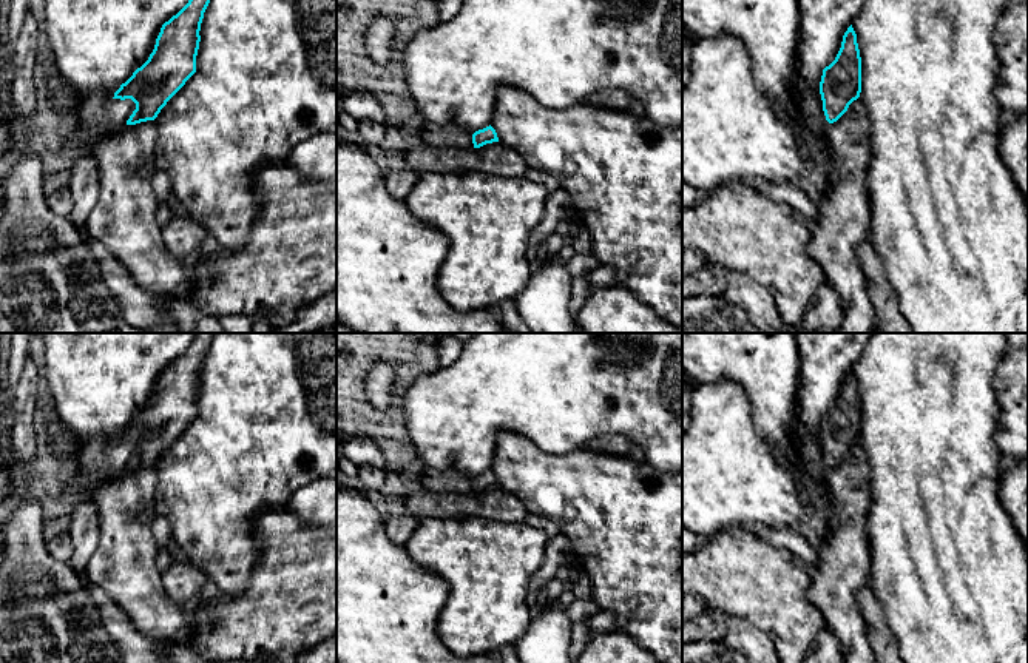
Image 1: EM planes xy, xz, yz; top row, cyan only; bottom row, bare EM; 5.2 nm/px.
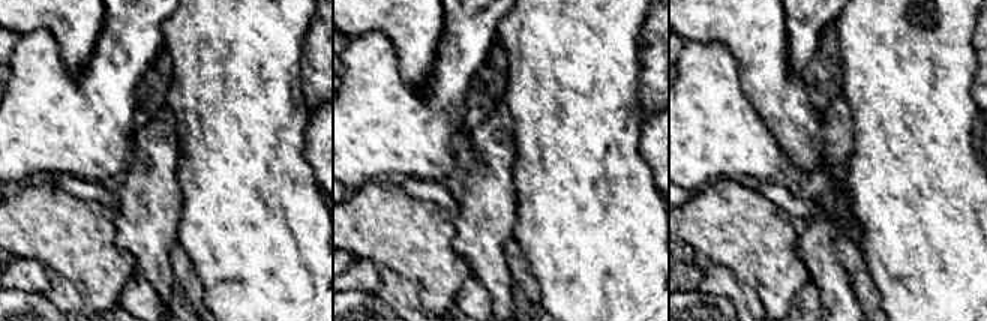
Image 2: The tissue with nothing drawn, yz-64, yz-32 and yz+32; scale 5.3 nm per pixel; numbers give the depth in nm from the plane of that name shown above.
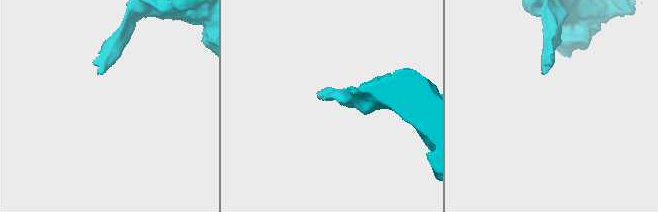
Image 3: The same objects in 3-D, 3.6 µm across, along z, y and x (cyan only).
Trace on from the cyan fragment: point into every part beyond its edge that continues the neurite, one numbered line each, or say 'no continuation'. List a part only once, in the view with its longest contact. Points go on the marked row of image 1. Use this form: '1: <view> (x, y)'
1: xy (99, 114)

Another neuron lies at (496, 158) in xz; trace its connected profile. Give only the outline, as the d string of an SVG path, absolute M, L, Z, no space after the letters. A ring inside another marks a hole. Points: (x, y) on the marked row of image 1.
M500 142L471 150L423 146L407 150L401 157L404 170L418 176L478 170L502 177L520 177L529 170L517 151Z

